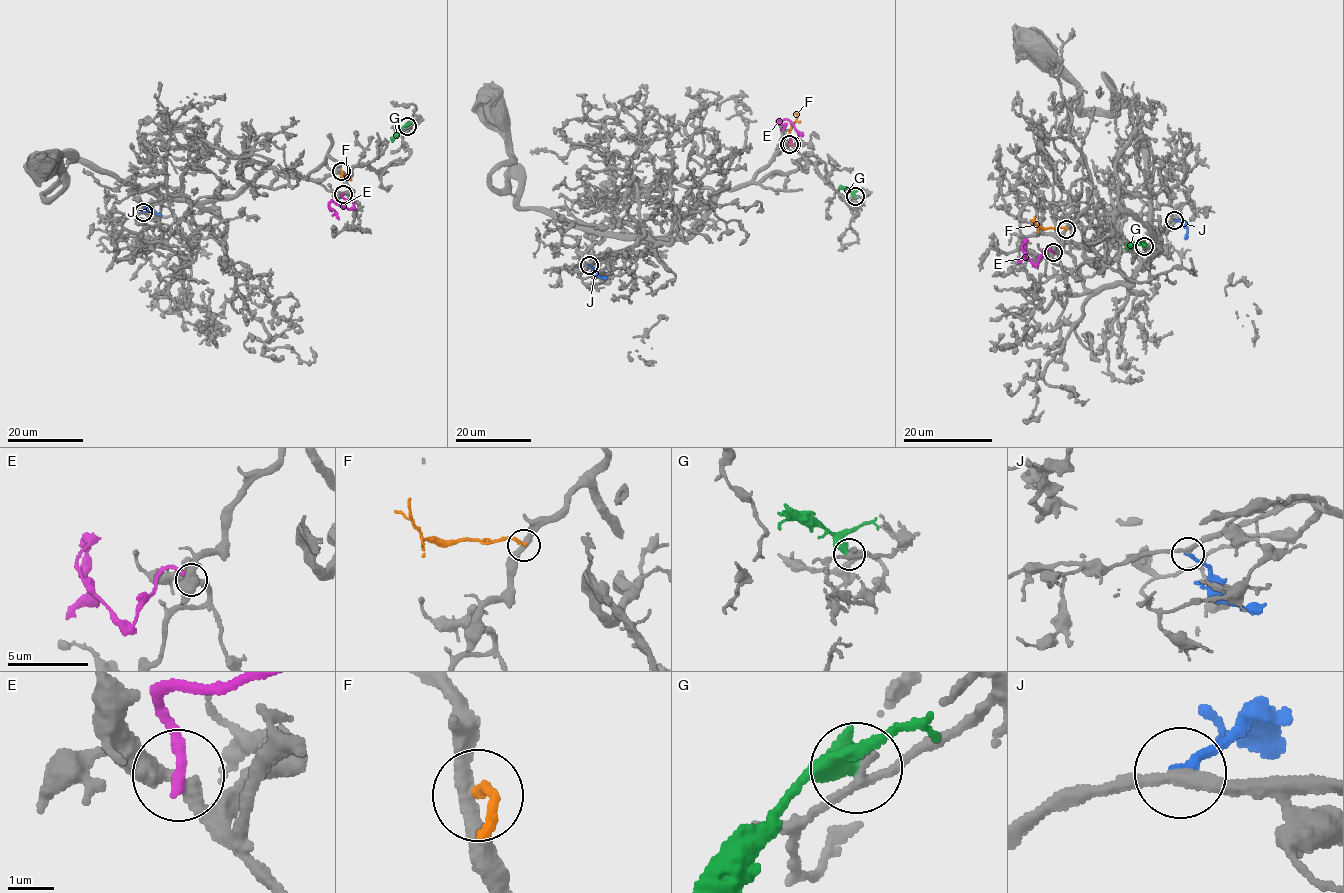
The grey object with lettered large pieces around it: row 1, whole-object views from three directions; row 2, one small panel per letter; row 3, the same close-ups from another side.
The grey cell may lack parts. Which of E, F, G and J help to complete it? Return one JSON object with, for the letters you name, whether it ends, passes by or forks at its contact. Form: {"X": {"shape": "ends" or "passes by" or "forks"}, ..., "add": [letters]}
{"J": {"shape": "ends"}, "add": ["J"]}

